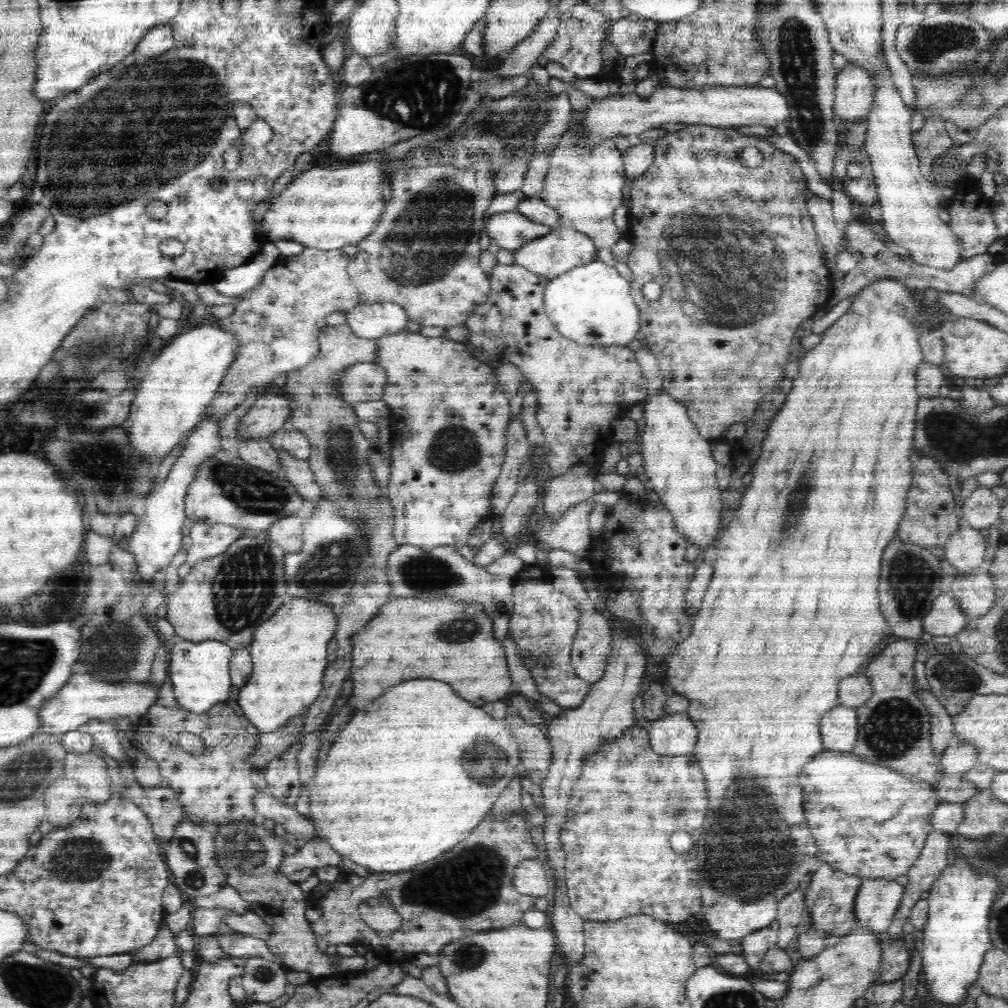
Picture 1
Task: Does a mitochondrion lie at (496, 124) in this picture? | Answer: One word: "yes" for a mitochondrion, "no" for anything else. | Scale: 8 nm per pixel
yes

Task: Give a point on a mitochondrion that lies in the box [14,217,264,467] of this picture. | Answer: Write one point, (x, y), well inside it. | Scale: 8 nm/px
(87, 351)

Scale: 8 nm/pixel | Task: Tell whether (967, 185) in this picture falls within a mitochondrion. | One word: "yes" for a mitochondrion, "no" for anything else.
no

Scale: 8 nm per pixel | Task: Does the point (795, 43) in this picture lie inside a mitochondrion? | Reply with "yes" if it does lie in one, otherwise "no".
yes

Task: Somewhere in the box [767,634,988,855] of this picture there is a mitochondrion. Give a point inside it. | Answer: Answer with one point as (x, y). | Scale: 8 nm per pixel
(894, 726)

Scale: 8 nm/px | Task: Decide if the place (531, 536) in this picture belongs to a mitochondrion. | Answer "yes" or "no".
no

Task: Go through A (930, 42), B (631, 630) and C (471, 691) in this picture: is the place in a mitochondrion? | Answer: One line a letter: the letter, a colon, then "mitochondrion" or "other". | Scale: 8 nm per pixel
A: mitochondrion
B: other
C: other

